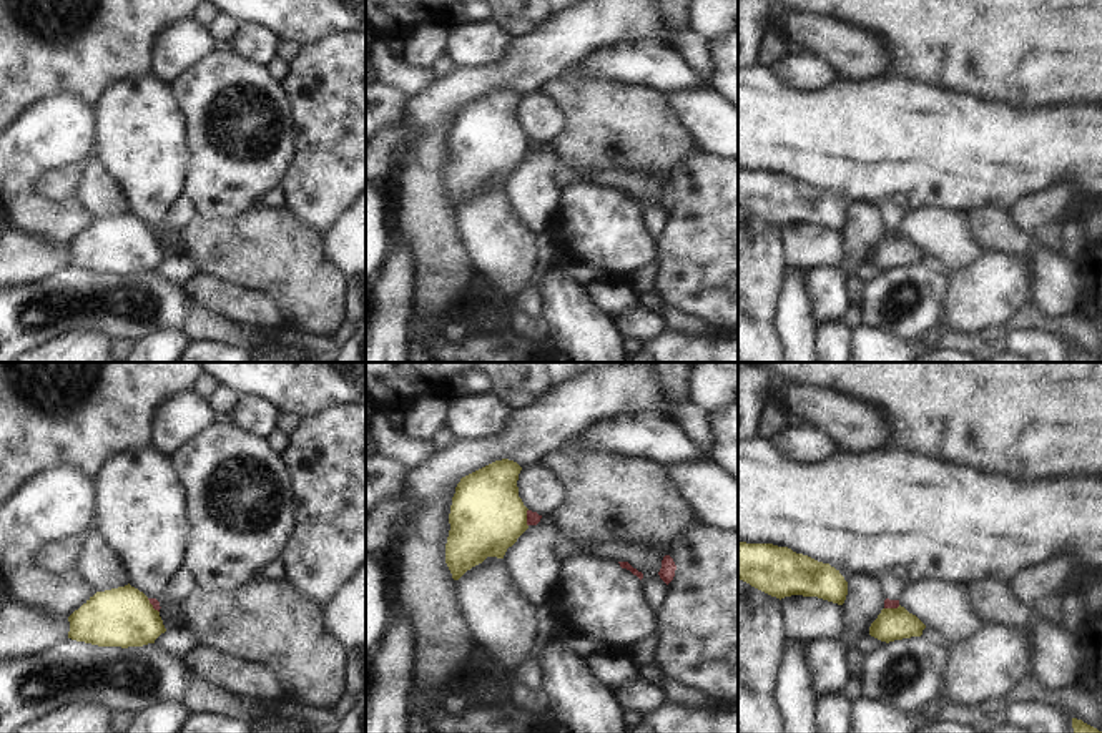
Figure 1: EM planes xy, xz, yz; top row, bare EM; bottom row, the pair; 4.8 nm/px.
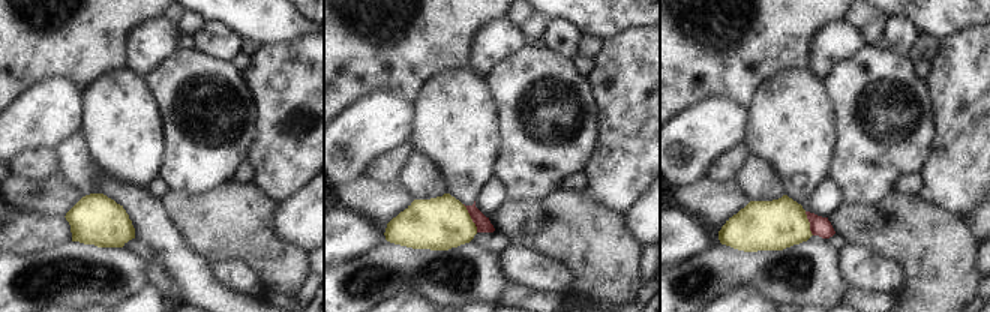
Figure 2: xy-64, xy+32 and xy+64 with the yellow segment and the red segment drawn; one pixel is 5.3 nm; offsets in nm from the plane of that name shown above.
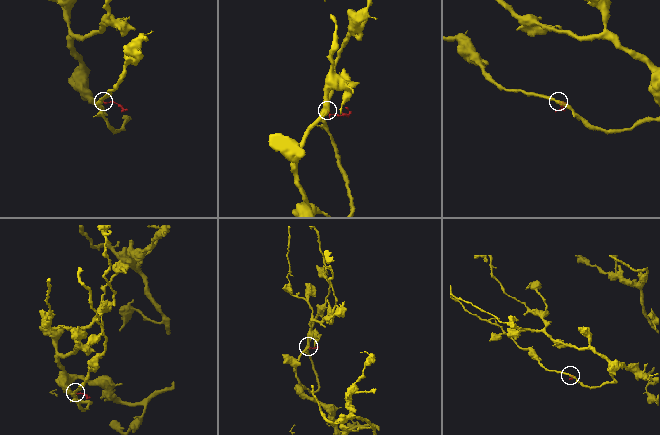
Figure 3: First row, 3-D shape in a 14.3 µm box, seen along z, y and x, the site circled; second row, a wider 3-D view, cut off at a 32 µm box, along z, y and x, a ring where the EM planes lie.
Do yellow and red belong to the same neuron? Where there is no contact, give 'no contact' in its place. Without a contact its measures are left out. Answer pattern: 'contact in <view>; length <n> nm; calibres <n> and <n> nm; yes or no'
contact in xz; length 90 nm; calibres 360 and 60 nm; no

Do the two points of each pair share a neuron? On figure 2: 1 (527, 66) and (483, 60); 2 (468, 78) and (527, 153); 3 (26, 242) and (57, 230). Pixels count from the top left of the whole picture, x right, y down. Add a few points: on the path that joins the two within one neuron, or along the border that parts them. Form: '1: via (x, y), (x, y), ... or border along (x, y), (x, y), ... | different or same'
1: border along (528, 42), (500, 60), (483, 77) | different
2: border along (485, 81), (497, 104), (500, 149) | different
3: via (33, 234), (36, 231), (50, 231) | same

